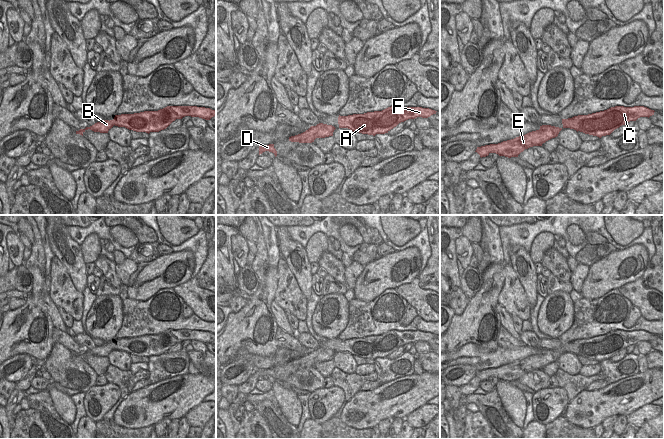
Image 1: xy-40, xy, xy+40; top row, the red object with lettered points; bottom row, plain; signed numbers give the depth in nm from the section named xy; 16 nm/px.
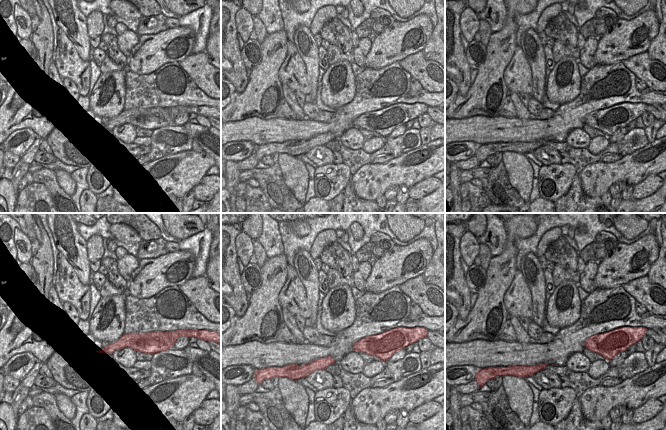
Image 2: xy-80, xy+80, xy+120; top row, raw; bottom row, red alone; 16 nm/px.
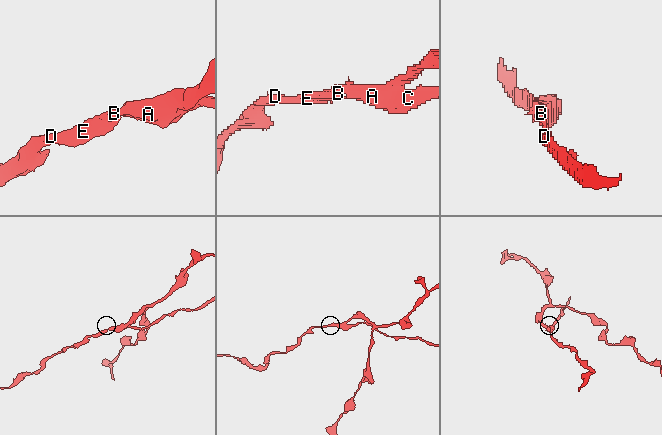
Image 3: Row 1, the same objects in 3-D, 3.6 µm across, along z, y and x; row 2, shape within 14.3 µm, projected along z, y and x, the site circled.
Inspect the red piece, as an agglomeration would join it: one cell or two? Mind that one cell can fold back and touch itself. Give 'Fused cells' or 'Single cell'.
Fused cells

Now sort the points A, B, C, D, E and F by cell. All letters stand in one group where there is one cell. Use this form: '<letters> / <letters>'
A C F / B D E

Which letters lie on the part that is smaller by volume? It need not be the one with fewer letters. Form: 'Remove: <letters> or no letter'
Remove: A, C, F

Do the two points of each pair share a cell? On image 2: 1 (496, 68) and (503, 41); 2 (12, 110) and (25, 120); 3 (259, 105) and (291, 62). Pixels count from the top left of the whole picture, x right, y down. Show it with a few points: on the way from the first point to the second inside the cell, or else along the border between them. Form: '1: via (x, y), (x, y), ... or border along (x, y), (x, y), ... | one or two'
1: via (496, 61), (501, 48) | one
2: via (15, 112), (22, 117) | one
3: border along (285, 55), (279, 69), (281, 83) | two

